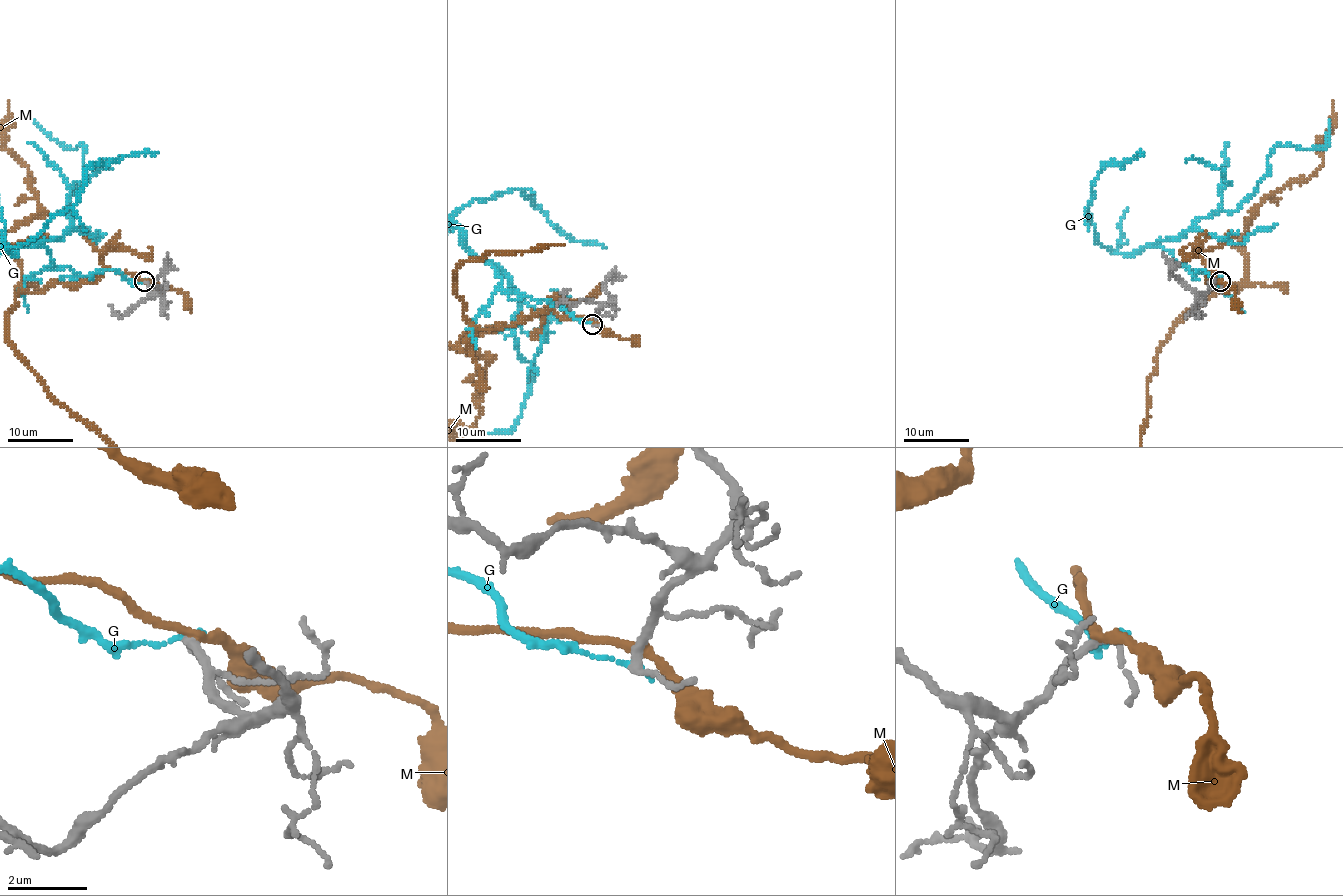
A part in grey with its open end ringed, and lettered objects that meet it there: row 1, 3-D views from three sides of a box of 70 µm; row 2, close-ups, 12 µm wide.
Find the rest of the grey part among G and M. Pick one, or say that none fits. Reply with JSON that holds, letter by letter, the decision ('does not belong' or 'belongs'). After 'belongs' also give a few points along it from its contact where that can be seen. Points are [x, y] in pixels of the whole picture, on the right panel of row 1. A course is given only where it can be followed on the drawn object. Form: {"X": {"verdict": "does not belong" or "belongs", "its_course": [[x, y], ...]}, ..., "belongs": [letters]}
{"G": {"verdict": "does not belong"}, "M": {"verdict": "does not belong"}, "belongs": []}

